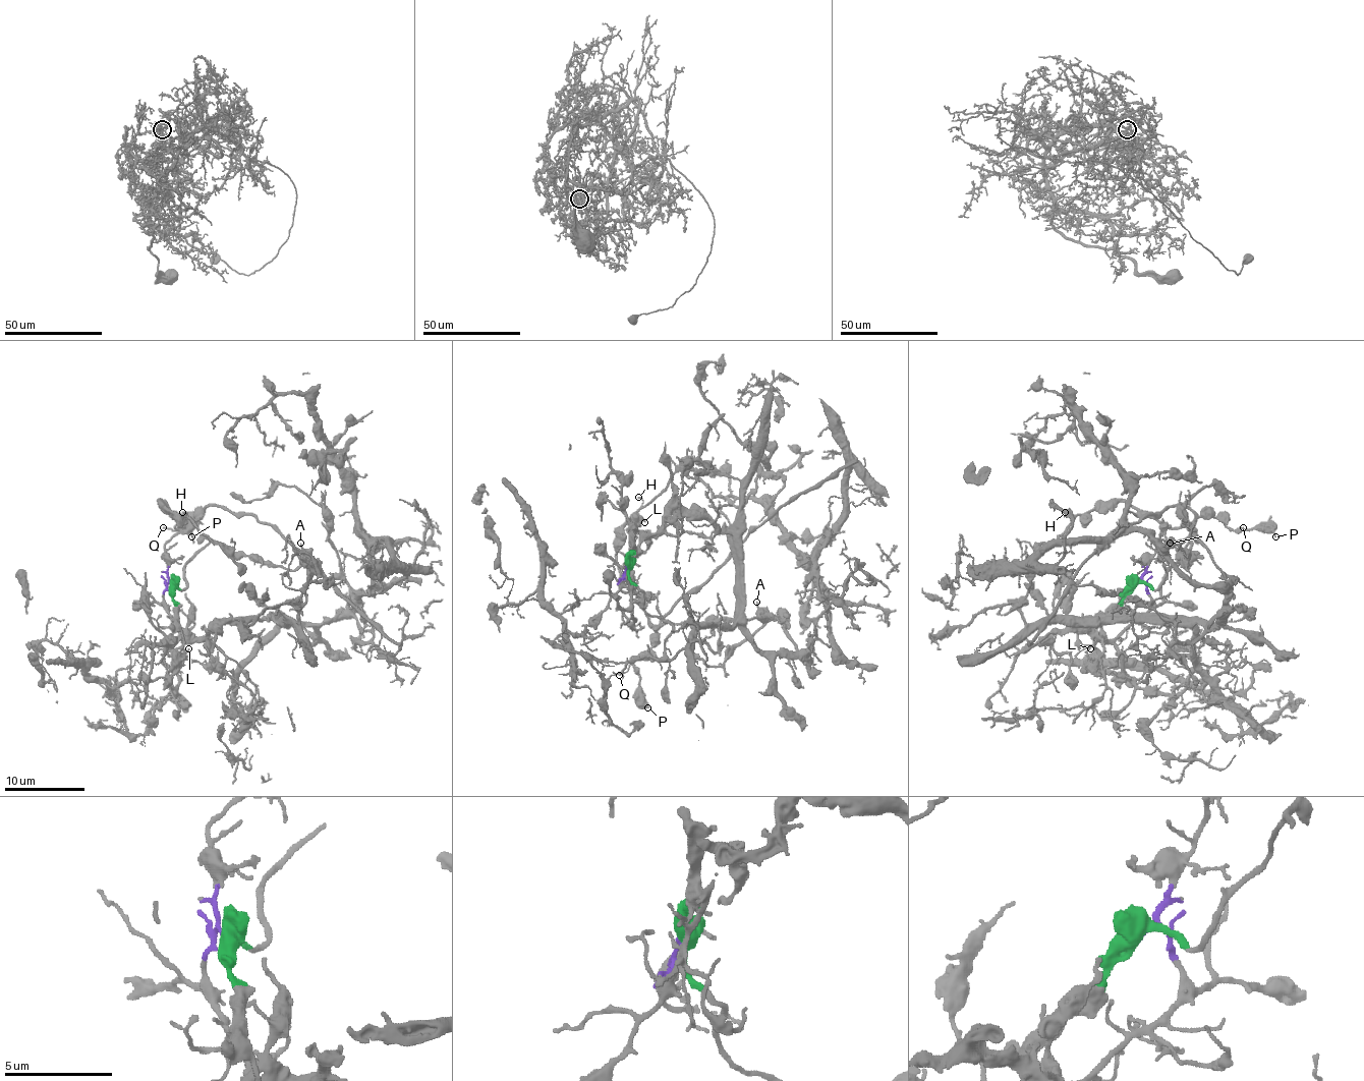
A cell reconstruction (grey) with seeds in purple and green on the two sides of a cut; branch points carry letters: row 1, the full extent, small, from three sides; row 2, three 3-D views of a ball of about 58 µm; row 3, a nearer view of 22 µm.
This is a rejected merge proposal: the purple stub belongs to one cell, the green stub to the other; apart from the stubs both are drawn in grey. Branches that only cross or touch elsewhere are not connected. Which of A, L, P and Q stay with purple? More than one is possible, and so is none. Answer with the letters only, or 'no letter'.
no letter

